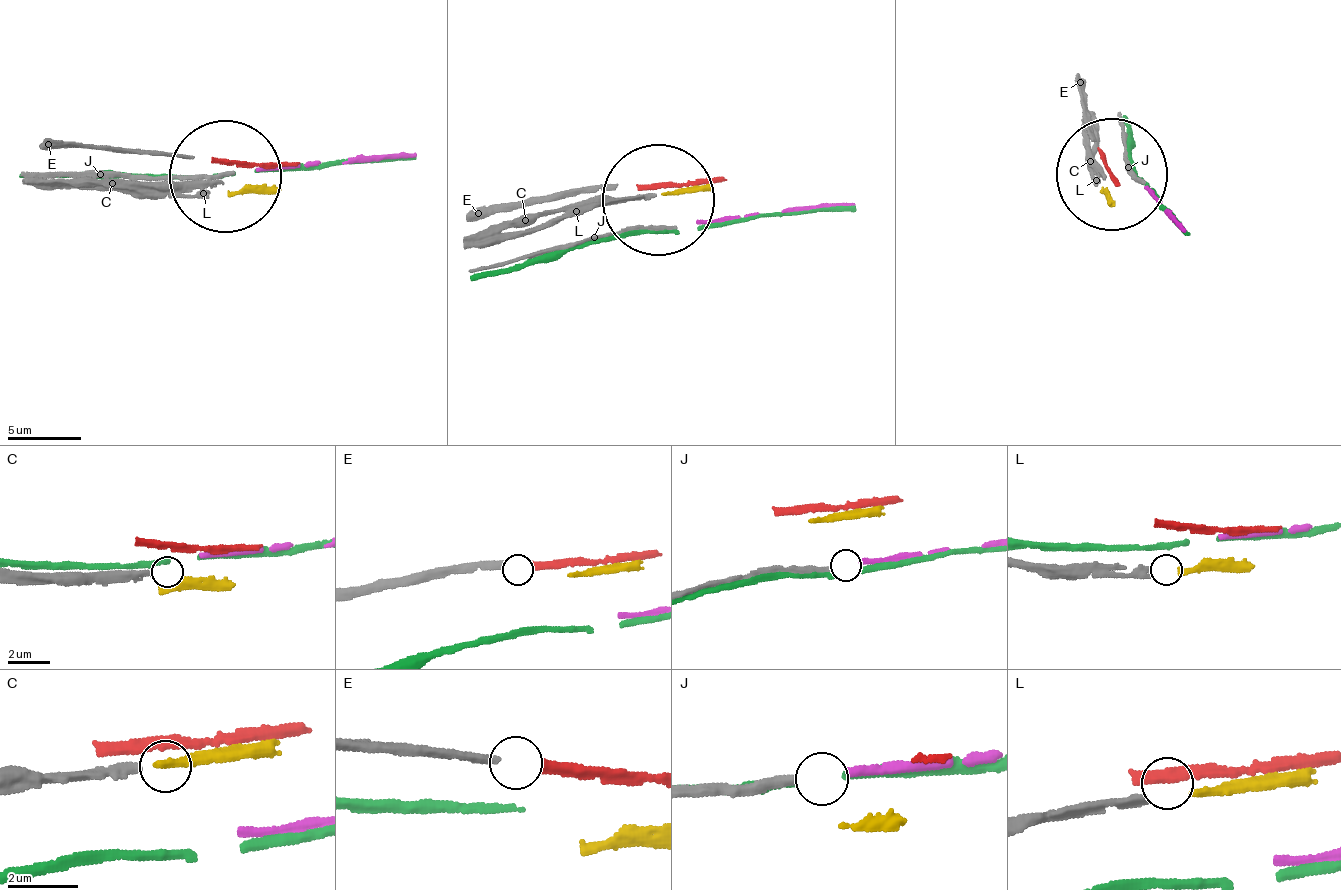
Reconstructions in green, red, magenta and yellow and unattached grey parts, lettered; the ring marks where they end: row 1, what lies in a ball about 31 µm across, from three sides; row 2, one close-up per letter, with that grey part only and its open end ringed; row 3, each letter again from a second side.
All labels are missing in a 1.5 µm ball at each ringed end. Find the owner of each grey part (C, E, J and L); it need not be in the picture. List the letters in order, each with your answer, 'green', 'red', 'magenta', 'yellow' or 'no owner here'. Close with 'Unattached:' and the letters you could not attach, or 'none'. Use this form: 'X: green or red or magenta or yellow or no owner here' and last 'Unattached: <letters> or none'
C: no owner here
E: red
J: magenta
L: yellow
Unattached: C

